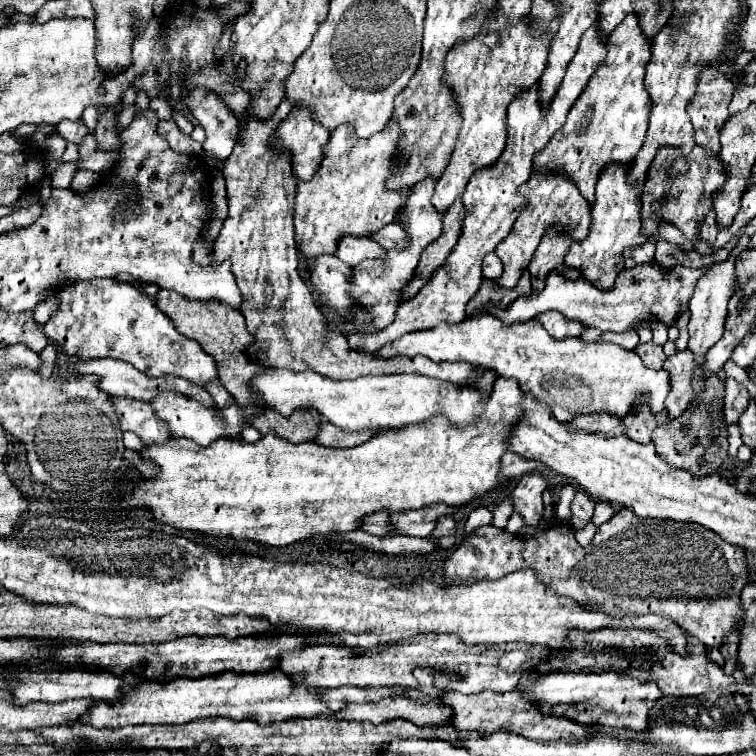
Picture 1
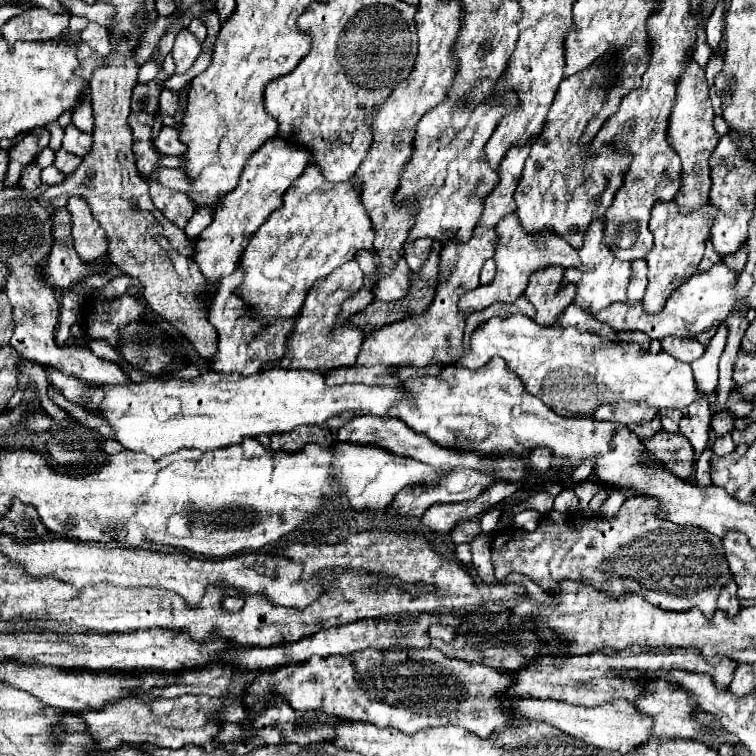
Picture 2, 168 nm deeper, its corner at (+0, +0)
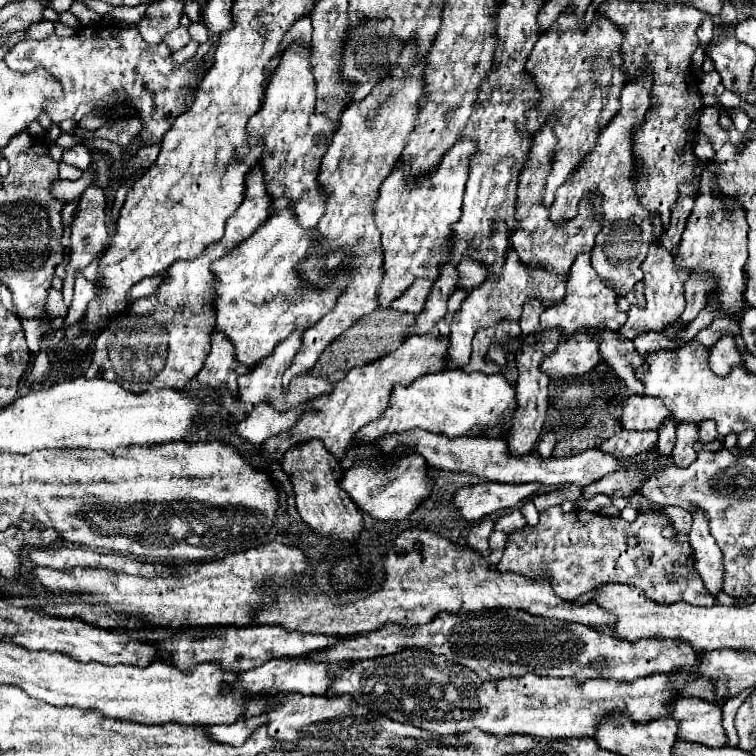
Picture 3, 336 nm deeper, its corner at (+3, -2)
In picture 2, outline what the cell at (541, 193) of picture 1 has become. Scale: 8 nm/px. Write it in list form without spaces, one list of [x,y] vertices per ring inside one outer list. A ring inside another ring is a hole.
[[[514,212],[508,214],[496,226],[496,234],[498,234],[498,244],[496,244],[496,254],[494,254],[496,276],[490,284],[478,286],[476,290],[470,290],[468,294],[460,296],[458,308],[464,314],[484,310],[492,306],[494,302],[516,302],[524,294],[530,274],[536,270],[544,270],[550,266],[560,266],[560,268],[580,266],[578,250],[572,250],[572,246],[568,246],[568,242],[564,242],[562,238],[552,238],[552,234],[540,234],[540,238],[532,238],[532,234],[524,234],[524,230],[520,230],[520,222]]]

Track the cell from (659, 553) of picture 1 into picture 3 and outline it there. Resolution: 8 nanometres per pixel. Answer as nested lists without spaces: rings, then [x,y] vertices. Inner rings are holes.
[[[555,506],[555,508],[541,512],[539,524],[527,526],[527,534],[525,534],[525,528],[521,528],[507,536],[503,558],[497,564],[497,568],[499,568],[499,572],[517,572],[517,574],[529,576],[533,580],[551,580],[553,590],[563,600],[575,600],[577,596],[587,594],[601,584],[617,582],[617,584],[641,588],[657,604],[687,602],[693,606],[713,606],[715,598],[705,590],[703,580],[695,570],[695,552],[689,546],[689,536],[679,532],[673,538],[663,538],[661,532],[663,532],[663,528],[669,528],[669,526],[673,526],[671,518],[657,510],[639,512],[633,522],[627,522],[619,516],[603,516],[603,514],[595,514],[595,512],[591,514],[587,510],[583,510],[583,514],[579,510],[563,512],[559,506]],[[629,536],[633,536],[637,540],[635,546],[629,546],[629,542],[627,542]]]

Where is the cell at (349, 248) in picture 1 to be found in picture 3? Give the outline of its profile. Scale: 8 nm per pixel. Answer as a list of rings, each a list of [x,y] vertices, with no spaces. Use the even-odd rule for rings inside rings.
[[[427,278],[415,280],[411,284],[411,288],[407,288],[397,300],[393,300],[391,308],[399,310],[399,312],[415,312],[415,314],[421,312],[423,304],[427,300],[427,294],[431,292],[431,286],[433,286],[433,282]]]

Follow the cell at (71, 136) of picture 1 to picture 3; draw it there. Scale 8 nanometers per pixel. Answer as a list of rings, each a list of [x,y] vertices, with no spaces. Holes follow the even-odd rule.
[[[79,144],[79,146],[73,146],[73,148],[67,148],[63,150],[63,162],[75,166],[75,168],[81,168],[85,170],[89,164],[91,164],[91,154],[89,154],[89,148]]]

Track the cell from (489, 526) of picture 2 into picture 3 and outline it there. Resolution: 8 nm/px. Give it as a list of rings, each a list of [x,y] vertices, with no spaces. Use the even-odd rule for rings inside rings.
[[[513,508],[511,510],[511,514],[507,514],[507,516],[503,516],[503,518],[499,518],[497,522],[495,522],[495,530],[503,530],[503,532],[513,532],[513,530],[519,530],[519,528],[523,528],[525,526],[525,518],[523,518],[523,514],[519,512],[519,508]]]

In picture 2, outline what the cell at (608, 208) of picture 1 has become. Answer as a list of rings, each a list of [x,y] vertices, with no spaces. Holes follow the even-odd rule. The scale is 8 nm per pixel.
[[[604,220],[592,222],[592,226],[586,232],[584,246],[578,252],[582,266],[564,272],[564,284],[576,284],[578,288],[574,304],[590,314],[598,314],[600,310],[604,310],[614,302],[626,302],[626,288],[630,282],[630,264],[614,258],[614,254],[610,254],[610,250],[604,246],[602,238],[604,238]]]

